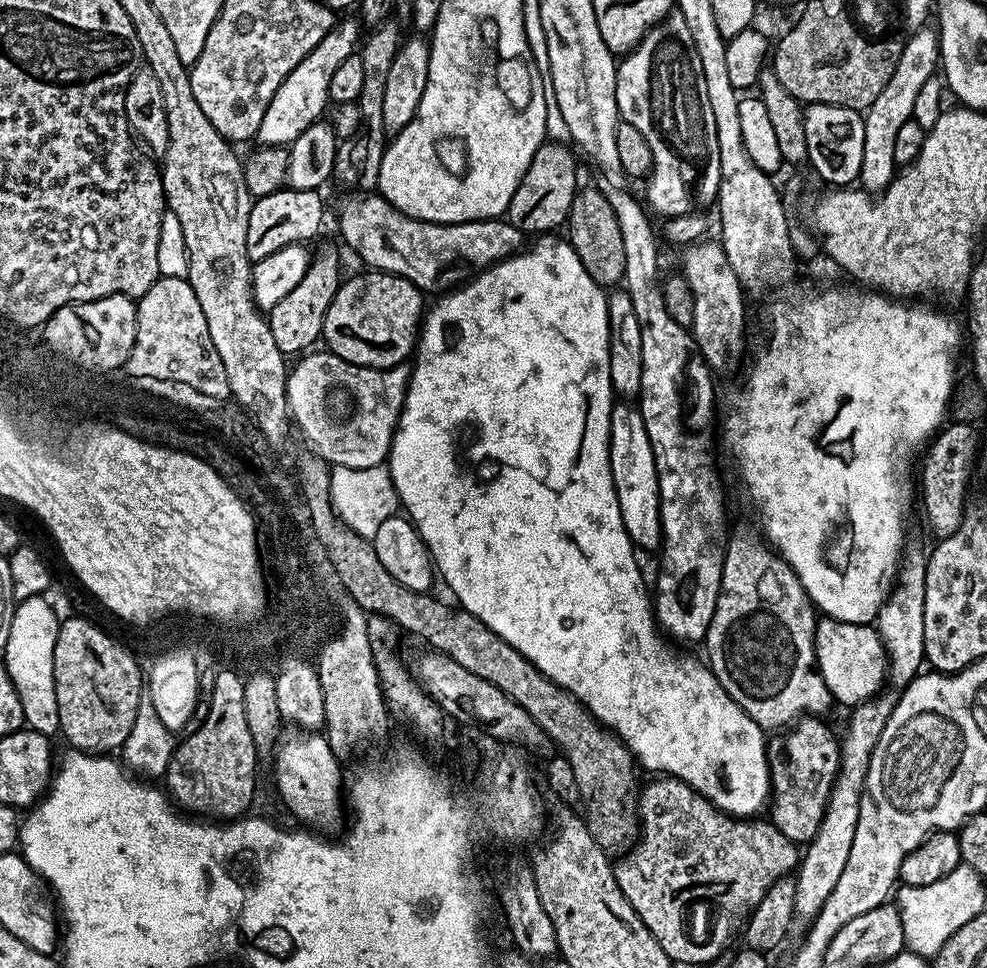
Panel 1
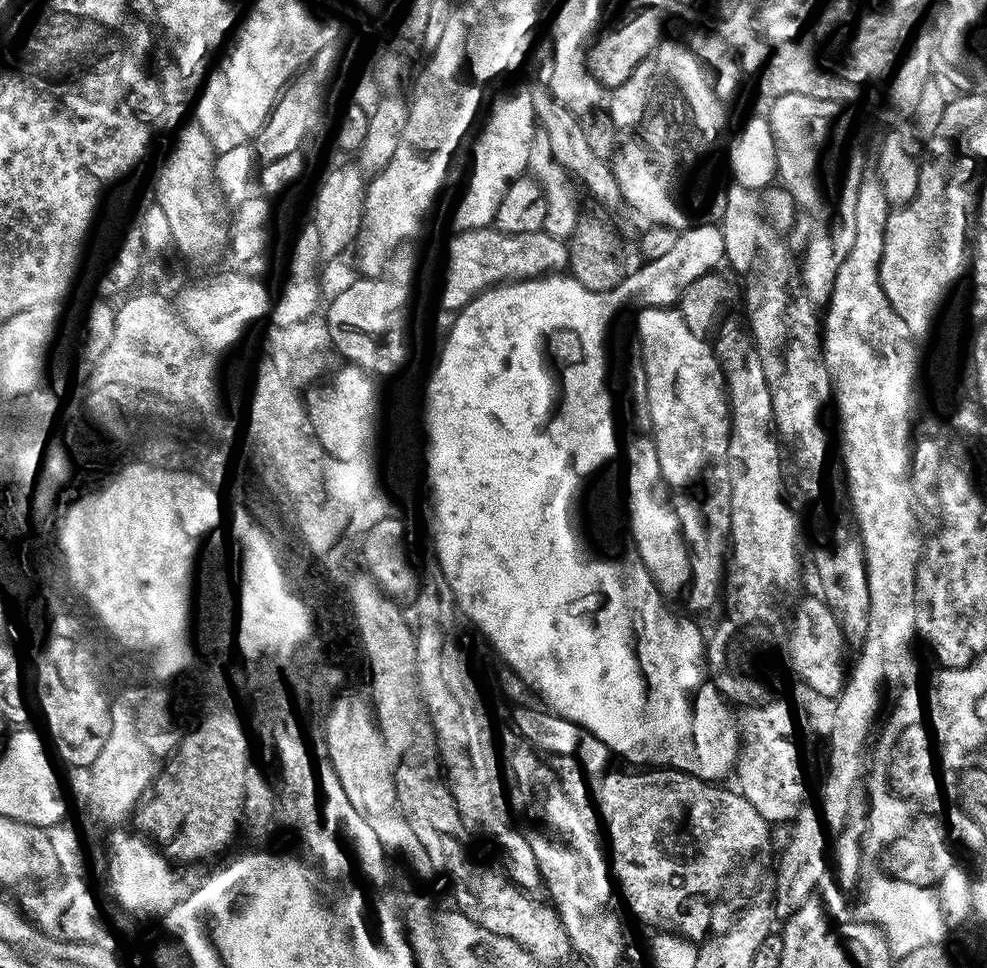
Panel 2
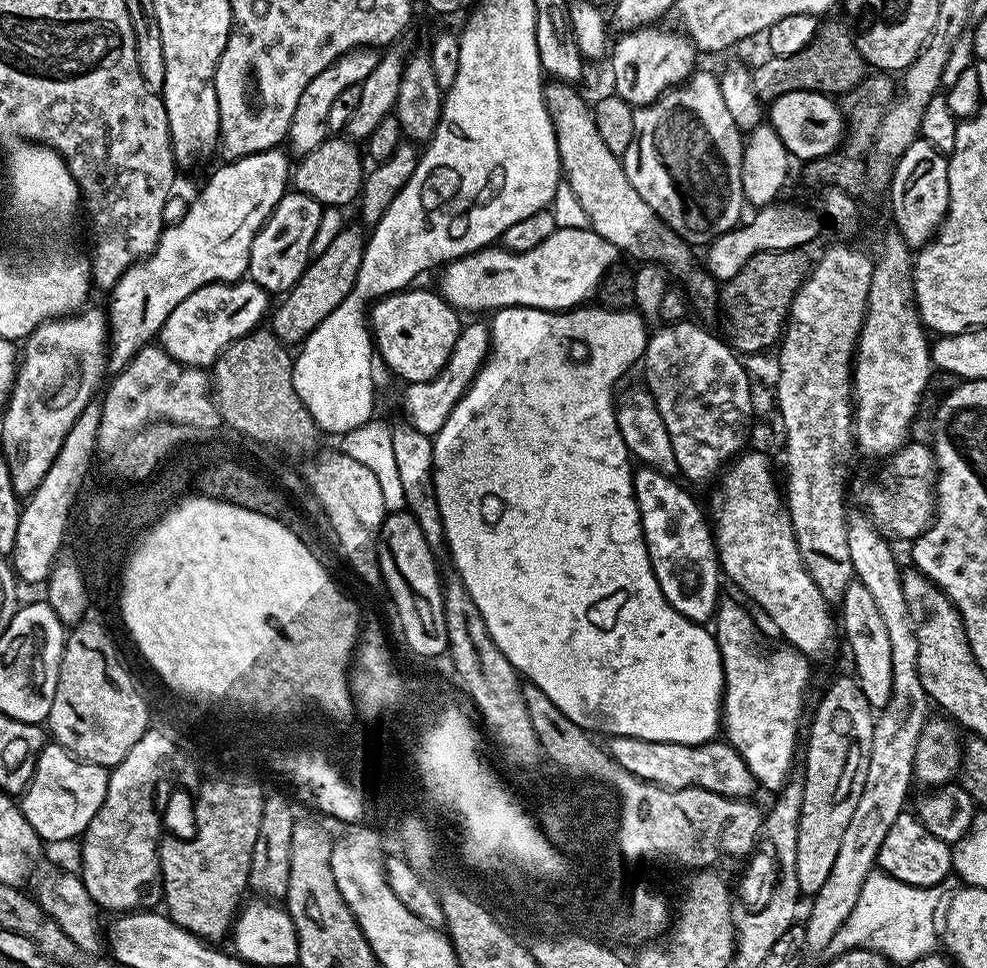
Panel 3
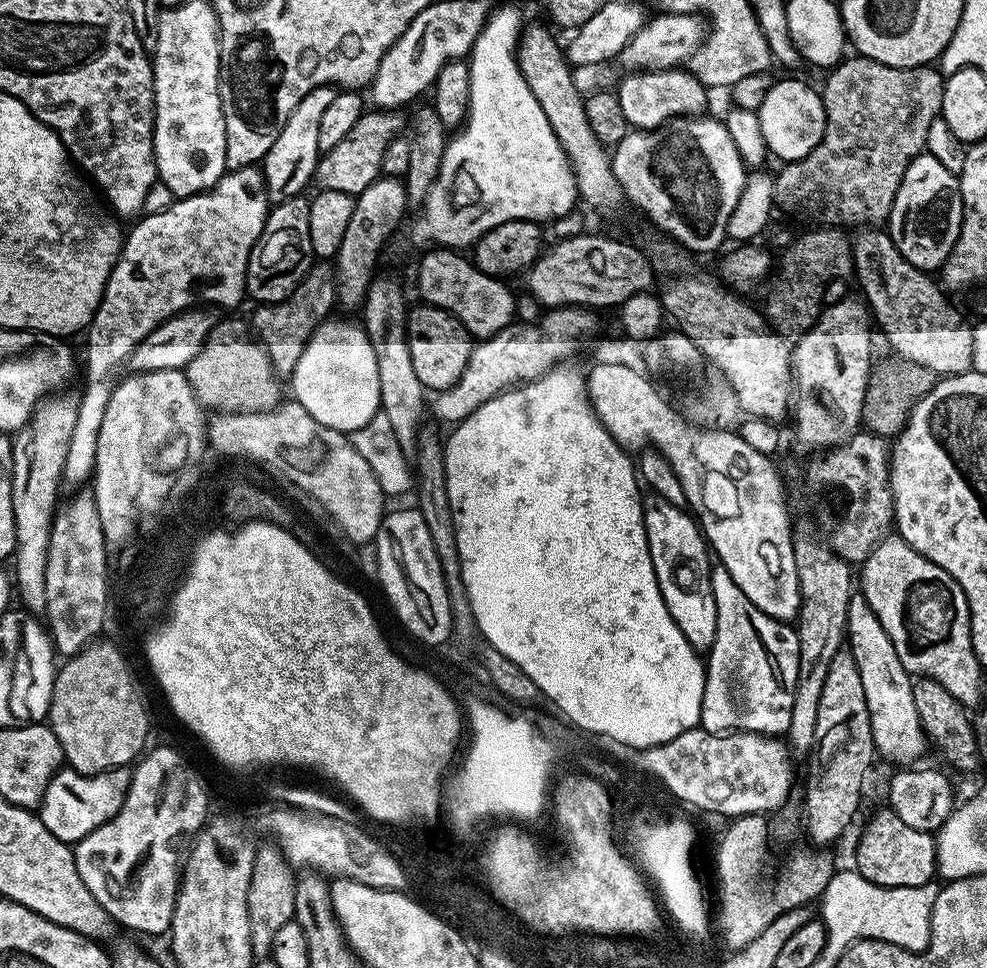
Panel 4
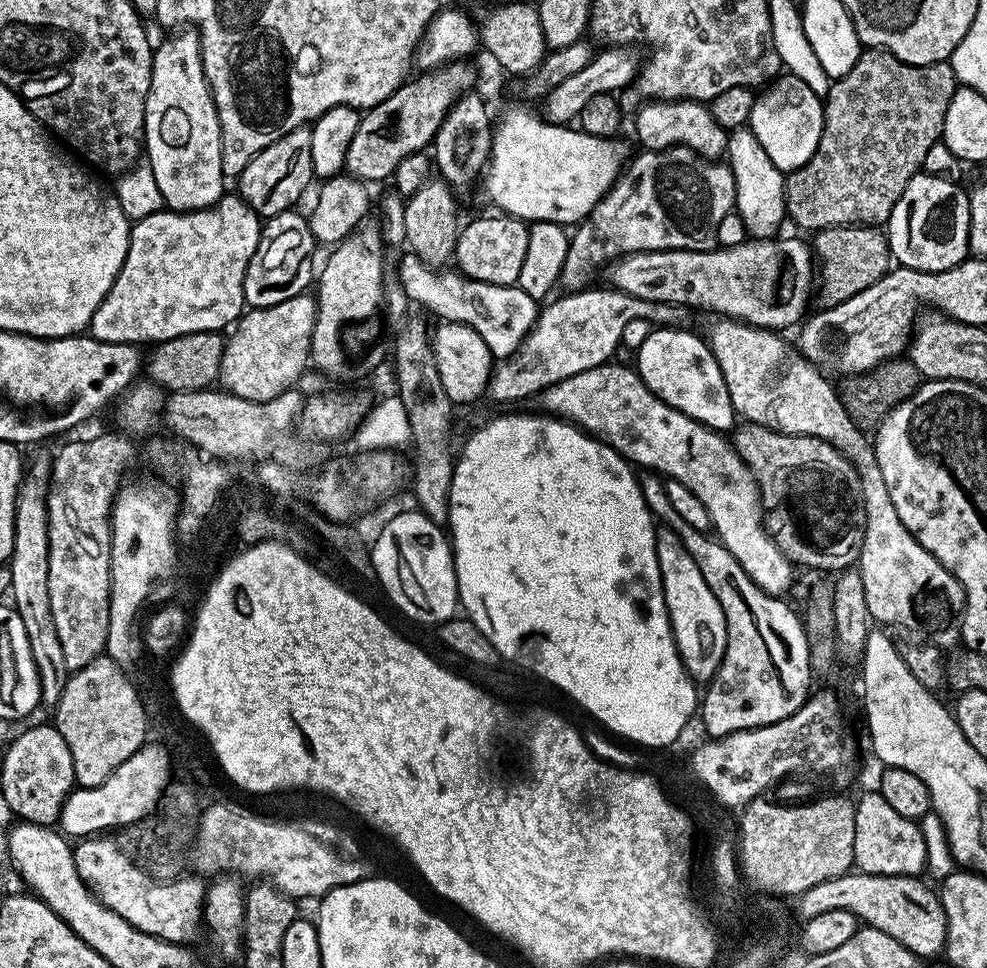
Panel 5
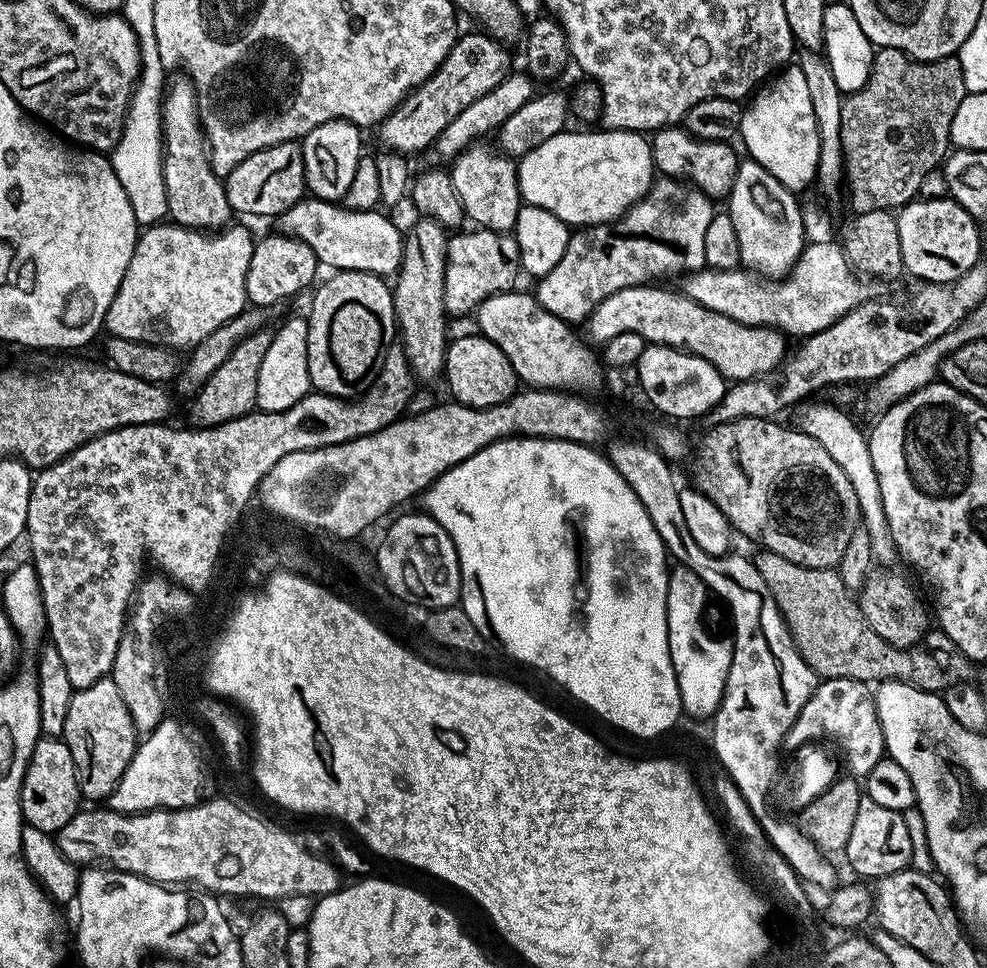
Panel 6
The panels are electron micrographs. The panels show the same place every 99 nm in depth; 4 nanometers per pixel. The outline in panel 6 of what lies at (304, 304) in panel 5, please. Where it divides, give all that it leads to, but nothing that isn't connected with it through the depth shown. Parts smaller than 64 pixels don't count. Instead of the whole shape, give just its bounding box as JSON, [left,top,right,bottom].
[191,330,273,428]

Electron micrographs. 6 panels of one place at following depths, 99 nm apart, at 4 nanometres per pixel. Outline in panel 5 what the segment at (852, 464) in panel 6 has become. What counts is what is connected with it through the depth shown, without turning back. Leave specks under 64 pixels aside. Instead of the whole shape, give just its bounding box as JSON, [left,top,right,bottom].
[706,318,964,650]

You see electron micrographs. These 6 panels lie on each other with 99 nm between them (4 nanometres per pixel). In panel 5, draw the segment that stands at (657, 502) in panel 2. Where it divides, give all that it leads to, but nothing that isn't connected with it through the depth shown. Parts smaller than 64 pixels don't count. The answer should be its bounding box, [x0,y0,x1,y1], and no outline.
[656,526,728,681]

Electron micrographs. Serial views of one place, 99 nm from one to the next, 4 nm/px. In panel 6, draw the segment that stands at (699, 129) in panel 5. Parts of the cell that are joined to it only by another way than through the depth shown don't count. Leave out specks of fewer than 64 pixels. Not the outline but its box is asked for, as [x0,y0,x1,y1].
[651,126,738,198]

